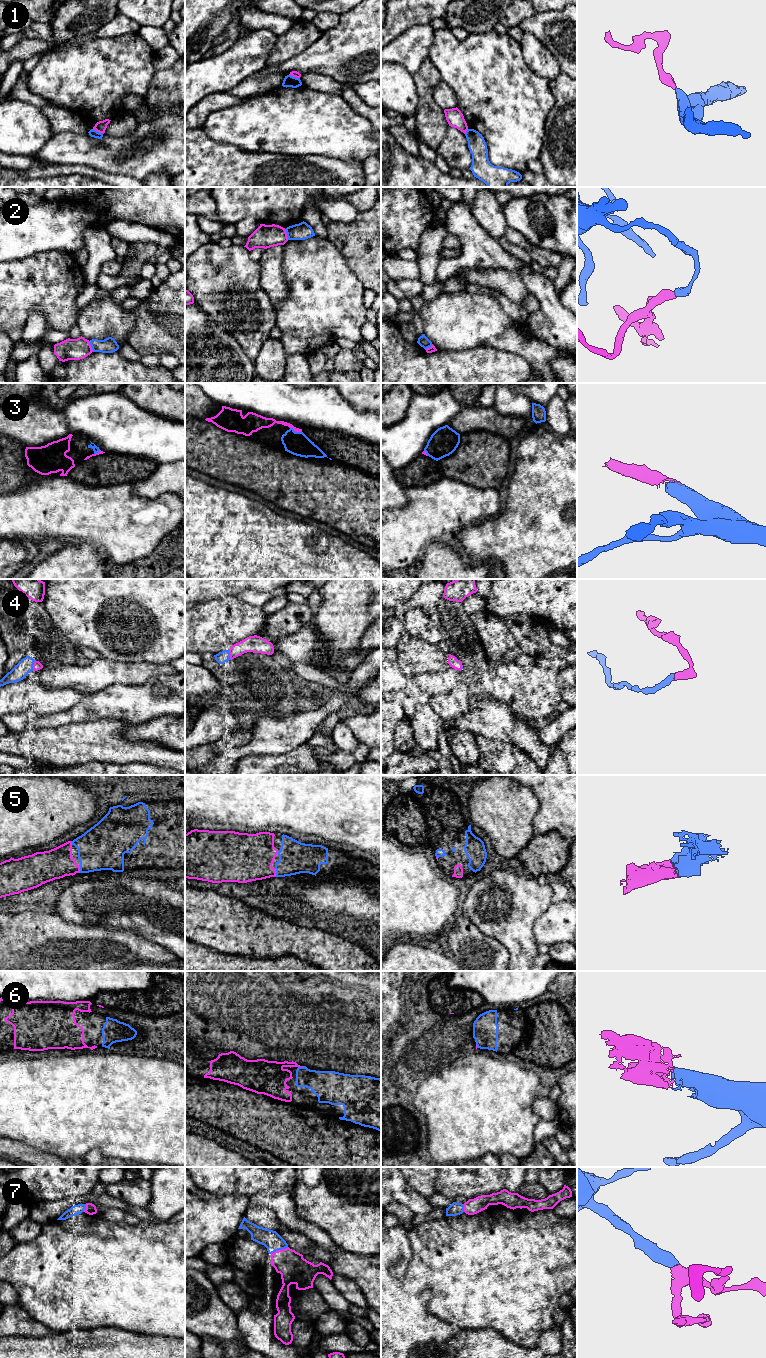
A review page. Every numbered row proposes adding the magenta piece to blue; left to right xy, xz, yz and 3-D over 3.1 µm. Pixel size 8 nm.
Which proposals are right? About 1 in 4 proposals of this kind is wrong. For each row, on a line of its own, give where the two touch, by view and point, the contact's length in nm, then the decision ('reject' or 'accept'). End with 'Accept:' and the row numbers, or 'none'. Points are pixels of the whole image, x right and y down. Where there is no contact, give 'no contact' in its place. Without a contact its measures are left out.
1: contact xy (98, 132); length 100 nm; reject
2: contact xy (91, 346); length 100 nm; reject
3: contact xz (296, 432); length 100 nm; accept
4: contact xy (33, 664); length 90 nm; accept
5: contact xz (276, 872); length 70 nm; accept
6: contact xz (301, 1067); length 60 nm; accept
7: contact xz (279, 1249); length 160 nm; accept
Accept: 3, 4, 5, 6, 7

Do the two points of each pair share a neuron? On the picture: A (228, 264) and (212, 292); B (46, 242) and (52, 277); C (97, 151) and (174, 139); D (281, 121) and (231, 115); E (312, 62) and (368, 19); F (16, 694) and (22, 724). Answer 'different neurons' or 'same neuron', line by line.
A: same neuron
B: different neurons
C: same neuron
D: same neuron
E: same neuron
F: different neurons

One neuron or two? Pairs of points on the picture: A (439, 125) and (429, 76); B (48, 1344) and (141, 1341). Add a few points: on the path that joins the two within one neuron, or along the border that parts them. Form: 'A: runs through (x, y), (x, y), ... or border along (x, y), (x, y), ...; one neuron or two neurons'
A: runs through (428, 113), (427, 88); one neuron
B: runs through (71, 1345), (118, 1345); one neuron

